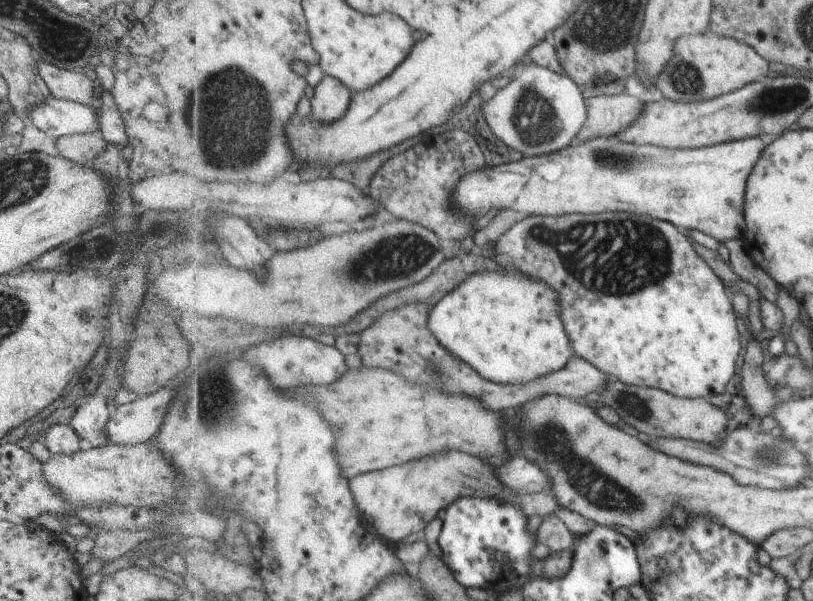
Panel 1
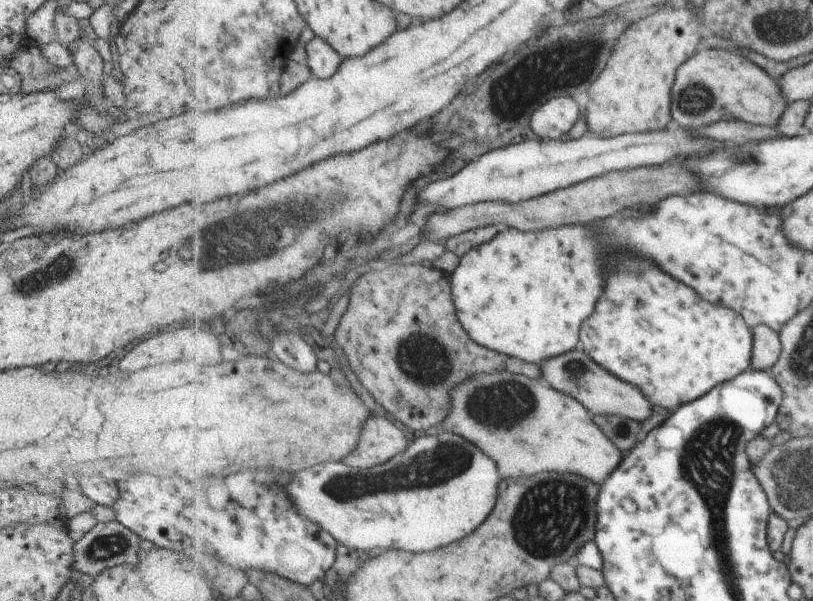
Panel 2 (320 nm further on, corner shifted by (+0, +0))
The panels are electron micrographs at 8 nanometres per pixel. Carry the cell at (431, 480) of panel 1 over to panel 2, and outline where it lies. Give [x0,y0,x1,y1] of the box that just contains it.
[342,413,410,469]

